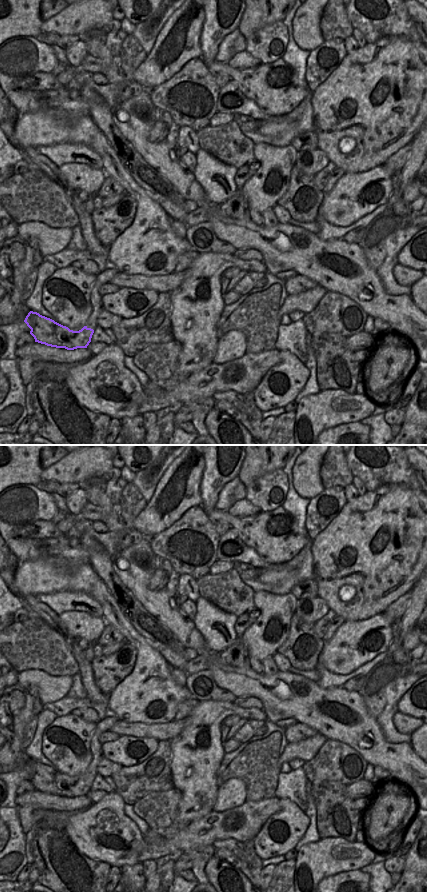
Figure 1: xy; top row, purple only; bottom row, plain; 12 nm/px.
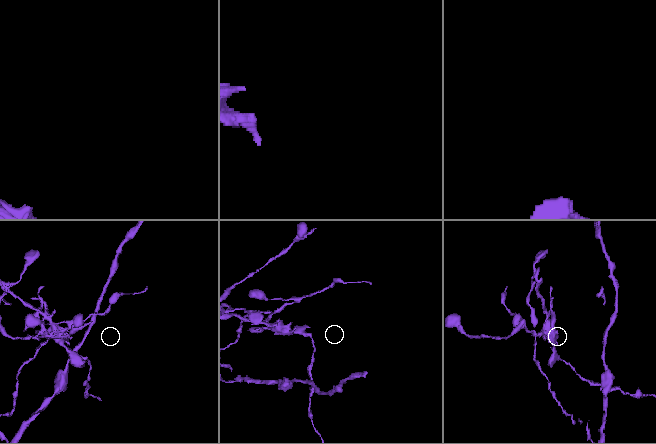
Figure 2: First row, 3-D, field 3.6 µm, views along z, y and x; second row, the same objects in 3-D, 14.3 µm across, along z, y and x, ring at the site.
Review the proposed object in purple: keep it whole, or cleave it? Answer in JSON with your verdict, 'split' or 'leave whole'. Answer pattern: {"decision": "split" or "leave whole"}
{"decision": "split"}

